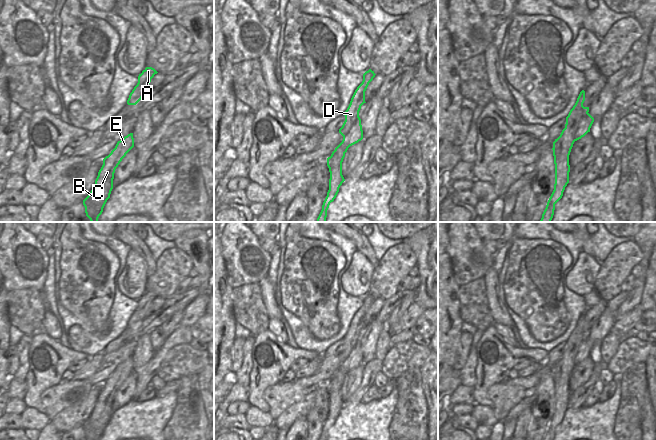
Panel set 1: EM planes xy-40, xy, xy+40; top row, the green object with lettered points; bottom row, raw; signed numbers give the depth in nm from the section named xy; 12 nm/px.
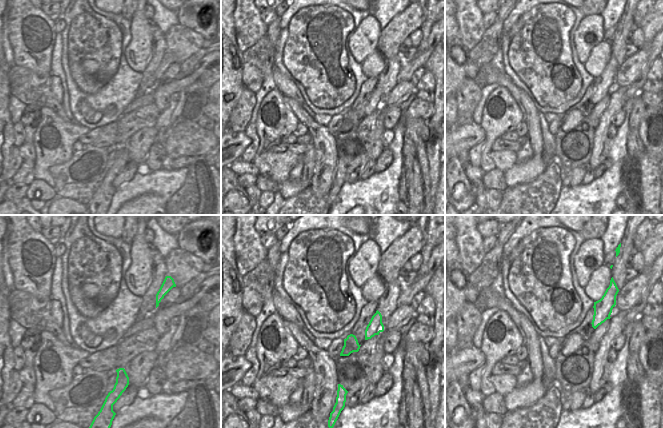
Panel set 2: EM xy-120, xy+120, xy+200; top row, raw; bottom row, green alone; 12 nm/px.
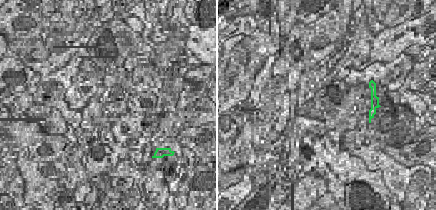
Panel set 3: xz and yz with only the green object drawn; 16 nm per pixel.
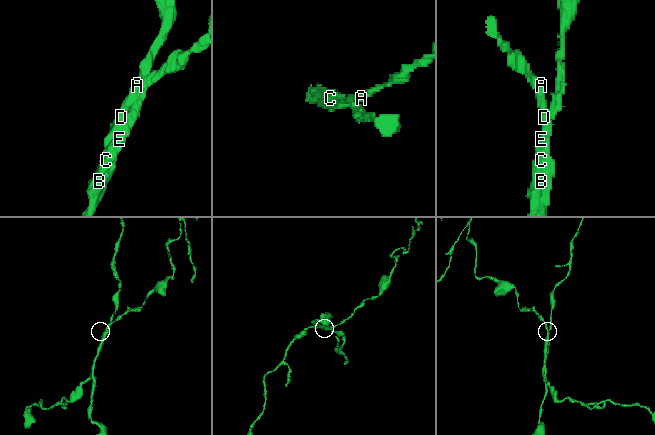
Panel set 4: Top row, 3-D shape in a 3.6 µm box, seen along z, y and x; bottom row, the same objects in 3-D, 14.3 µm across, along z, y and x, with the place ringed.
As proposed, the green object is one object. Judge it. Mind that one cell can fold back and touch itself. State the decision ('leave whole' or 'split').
split

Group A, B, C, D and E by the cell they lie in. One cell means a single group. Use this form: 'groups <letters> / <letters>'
groups A D / B C E

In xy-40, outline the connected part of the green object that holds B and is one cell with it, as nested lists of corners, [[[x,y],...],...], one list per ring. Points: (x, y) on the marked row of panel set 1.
[[[133,133],[117,142],[115,150],[103,159],[95,184],[90,194],[83,200],[86,216],[91,222],[98,221],[113,189],[114,173],[122,159],[134,147]]]

